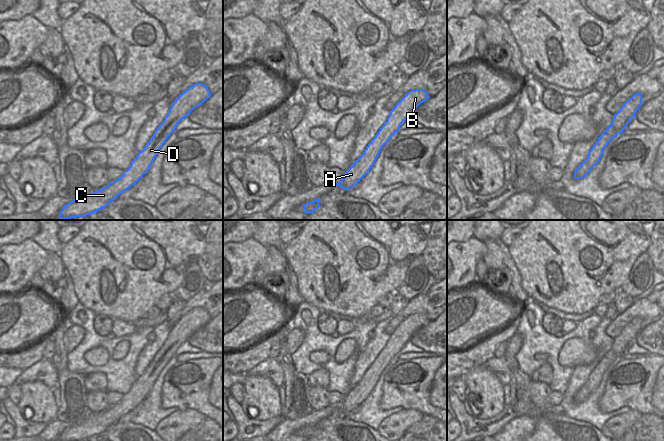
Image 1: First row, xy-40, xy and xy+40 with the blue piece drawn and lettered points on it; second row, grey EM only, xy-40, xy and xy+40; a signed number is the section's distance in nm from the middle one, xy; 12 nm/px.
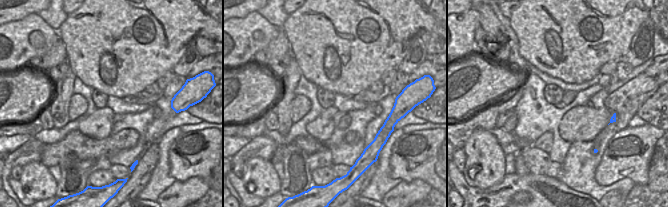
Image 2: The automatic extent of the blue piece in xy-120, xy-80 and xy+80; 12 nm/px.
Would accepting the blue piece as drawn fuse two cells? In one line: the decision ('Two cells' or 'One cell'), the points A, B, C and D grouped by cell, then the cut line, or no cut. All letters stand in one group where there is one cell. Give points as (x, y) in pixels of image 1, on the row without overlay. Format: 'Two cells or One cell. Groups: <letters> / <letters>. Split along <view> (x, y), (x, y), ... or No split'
One cell. Groups: A B C D. No split.

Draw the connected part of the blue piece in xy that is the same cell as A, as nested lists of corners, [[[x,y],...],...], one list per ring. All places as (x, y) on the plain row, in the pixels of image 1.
[[[424,313],[409,315],[390,335],[387,345],[368,368],[363,378],[345,396],[343,402],[336,407],[343,414],[354,411],[374,389],[382,371],[399,355],[402,347],[411,337],[430,320]]]

